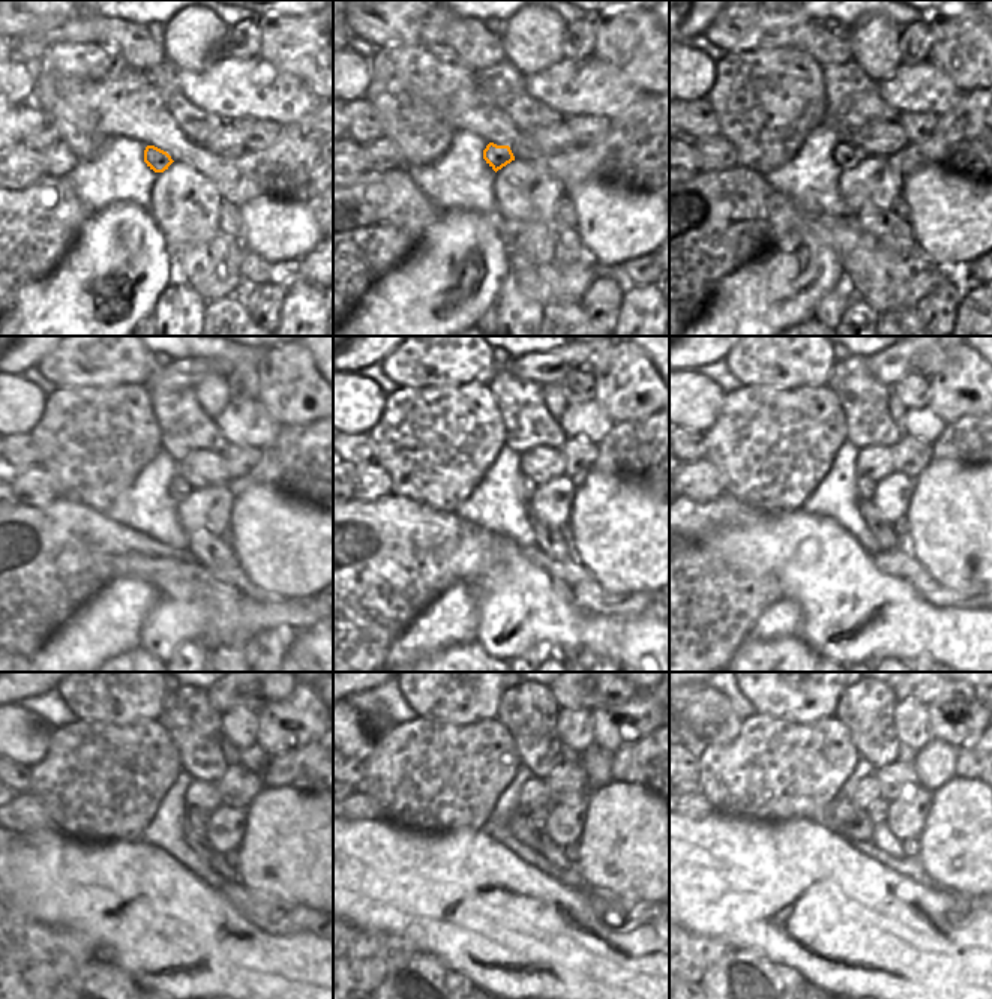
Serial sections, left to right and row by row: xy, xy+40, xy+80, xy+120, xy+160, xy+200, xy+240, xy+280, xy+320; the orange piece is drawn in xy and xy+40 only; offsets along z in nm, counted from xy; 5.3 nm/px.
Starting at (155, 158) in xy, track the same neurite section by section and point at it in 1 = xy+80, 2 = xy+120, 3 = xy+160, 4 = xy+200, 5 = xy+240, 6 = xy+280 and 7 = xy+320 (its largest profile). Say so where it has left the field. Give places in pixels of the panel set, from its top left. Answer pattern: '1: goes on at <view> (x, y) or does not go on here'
1: goes on at xy+80 (845, 153)
2: goes on at xy+120 (179, 489)
3: goes on at xy+160 (529, 486)
4: goes on at xy+200 (866, 488)
5: goes on at xy+240 (198, 821)
6: goes on at xy+280 (538, 818)
7: goes on at xy+320 (877, 812)

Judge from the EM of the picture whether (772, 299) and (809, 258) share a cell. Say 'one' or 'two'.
one

